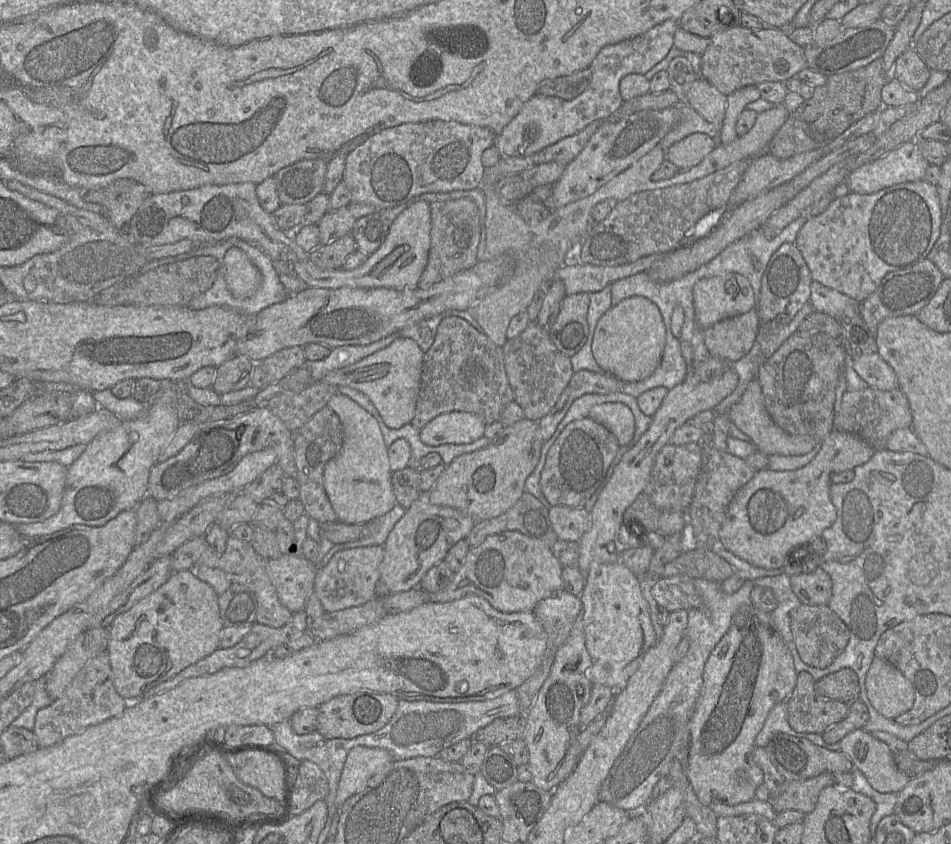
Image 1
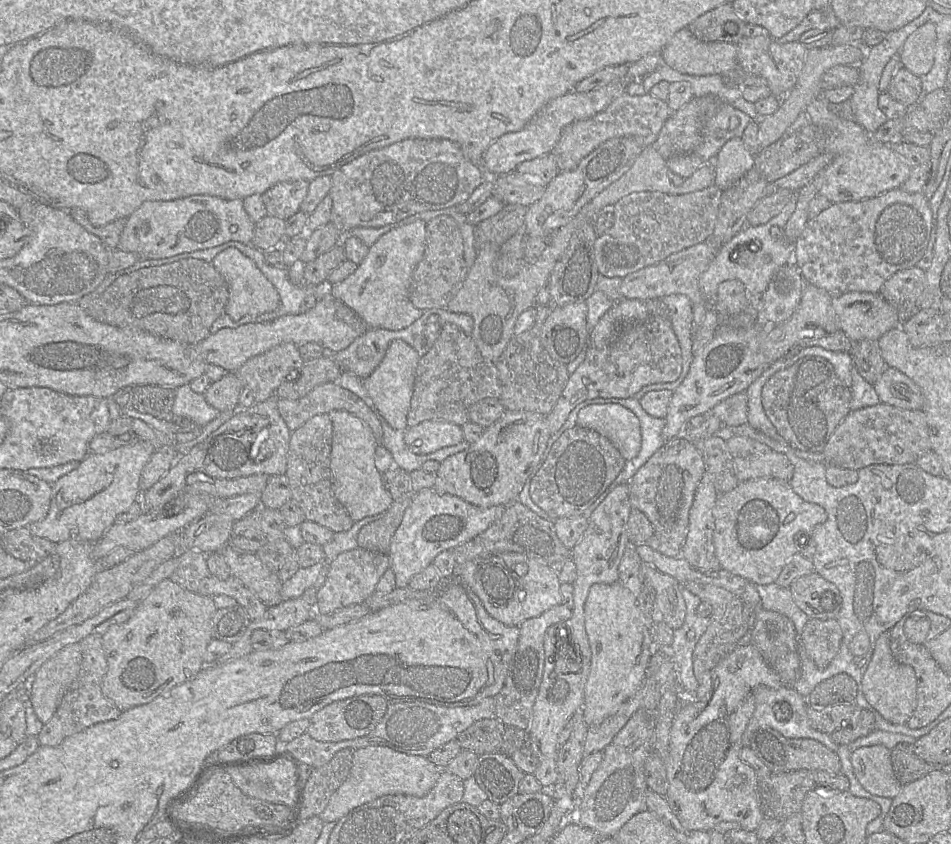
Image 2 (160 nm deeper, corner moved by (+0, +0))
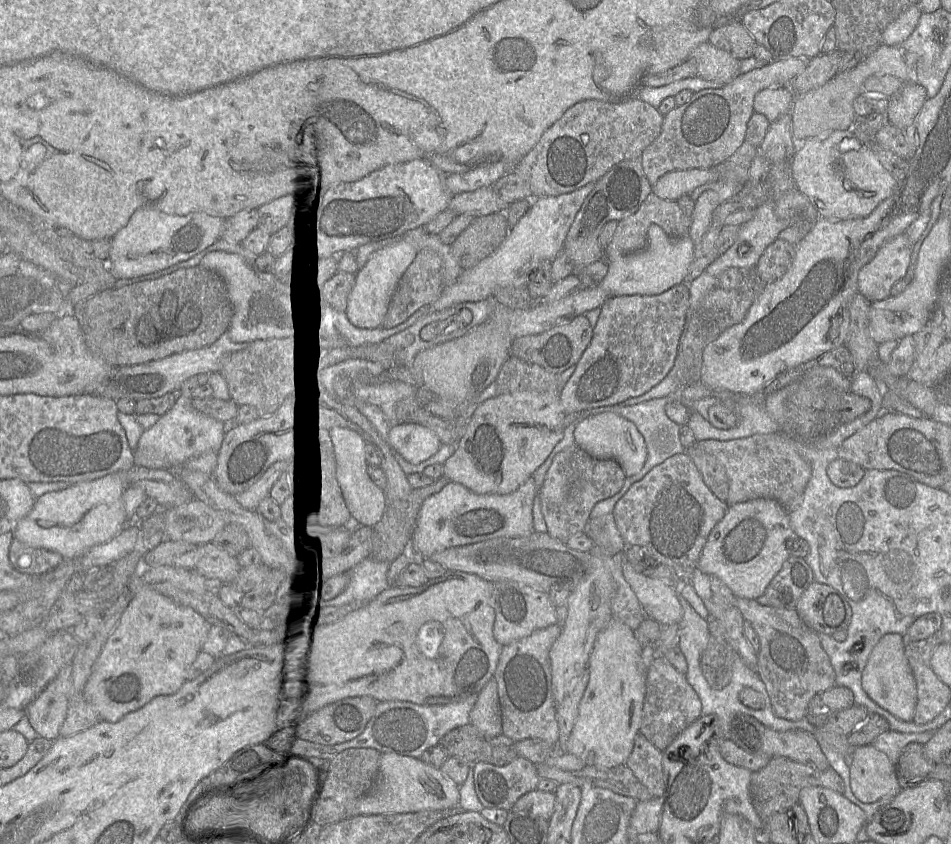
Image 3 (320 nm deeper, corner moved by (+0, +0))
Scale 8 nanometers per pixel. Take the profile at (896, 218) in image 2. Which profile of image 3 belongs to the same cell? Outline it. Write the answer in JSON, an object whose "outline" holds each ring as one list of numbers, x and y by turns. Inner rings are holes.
{"outline":[[907,233,887,241,858,274,858,293,871,302,890,296,891,287,903,279,910,265,913,244]]}

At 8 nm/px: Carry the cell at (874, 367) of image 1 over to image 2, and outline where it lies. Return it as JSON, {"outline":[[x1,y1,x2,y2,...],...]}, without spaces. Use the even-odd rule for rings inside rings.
{"outline":[[886,367,873,384,880,402,907,410,922,410,924,397,919,386,896,368]]}

